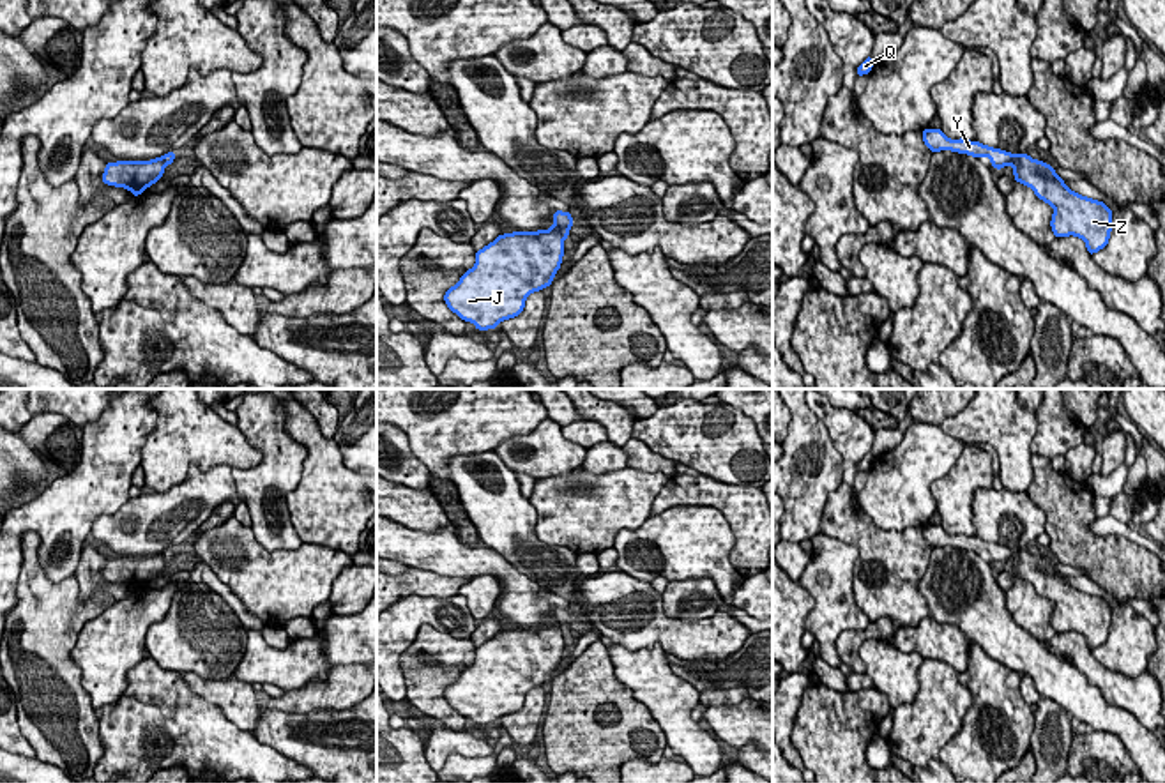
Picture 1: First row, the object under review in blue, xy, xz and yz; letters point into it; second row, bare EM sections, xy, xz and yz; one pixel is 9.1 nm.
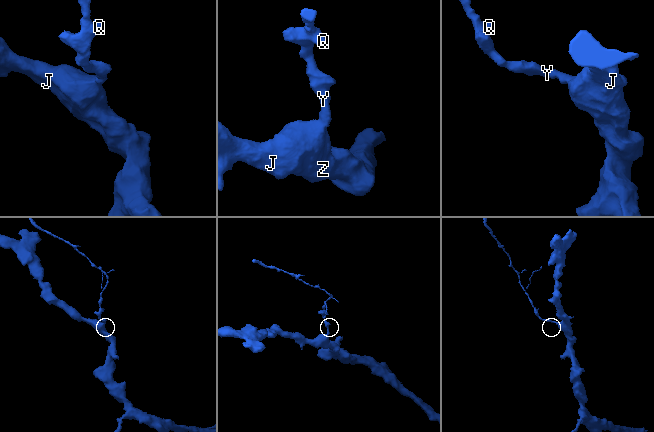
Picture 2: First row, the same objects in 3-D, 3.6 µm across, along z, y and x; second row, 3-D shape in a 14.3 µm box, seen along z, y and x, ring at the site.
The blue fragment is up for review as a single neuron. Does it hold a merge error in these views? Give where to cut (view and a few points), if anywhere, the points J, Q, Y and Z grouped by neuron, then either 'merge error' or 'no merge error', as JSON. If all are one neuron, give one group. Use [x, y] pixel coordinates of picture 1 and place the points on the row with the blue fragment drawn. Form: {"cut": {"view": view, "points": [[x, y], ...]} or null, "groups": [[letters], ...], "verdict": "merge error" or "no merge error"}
{"cut": {"view": "xz", "points": [[554, 225], [564, 237]]}, "groups": [["J", "Z"], ["Q", "Y"]], "verdict": "merge error"}

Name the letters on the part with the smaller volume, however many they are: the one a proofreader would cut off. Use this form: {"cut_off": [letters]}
{"cut_off": ["Q", "Y"]}

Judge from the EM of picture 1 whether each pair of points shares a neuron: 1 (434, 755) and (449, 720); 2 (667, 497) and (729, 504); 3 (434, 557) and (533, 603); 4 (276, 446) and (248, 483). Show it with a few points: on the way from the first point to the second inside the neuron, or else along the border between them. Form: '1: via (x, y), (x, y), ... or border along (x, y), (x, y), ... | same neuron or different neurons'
1: border along (435, 718), (453, 730), (467, 730), (485, 739) | different neurons
2: via (683, 495), (713, 495) | same neuron
3: via (458, 561), (488, 561), (508, 578) | same neuron
4: via (276, 456), (258, 476) | same neuron

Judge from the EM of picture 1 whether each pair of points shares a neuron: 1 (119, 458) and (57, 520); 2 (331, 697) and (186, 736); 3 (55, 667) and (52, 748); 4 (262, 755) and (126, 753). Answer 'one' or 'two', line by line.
1: one
2: two
3: one
4: one

